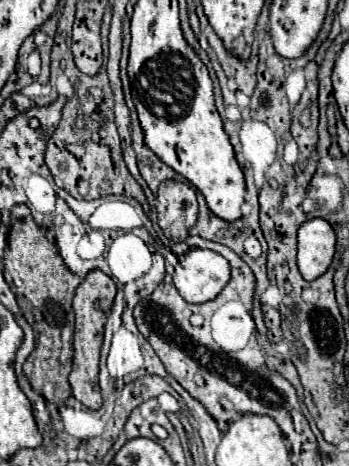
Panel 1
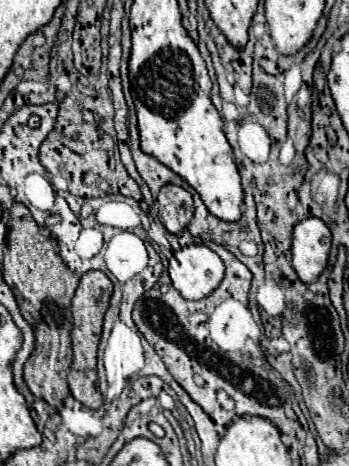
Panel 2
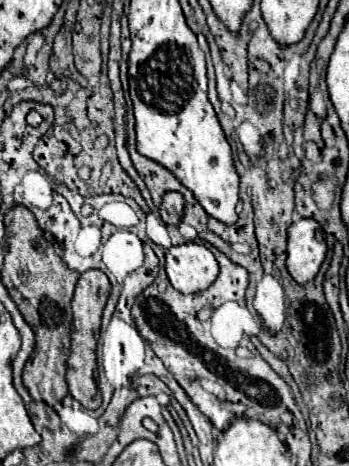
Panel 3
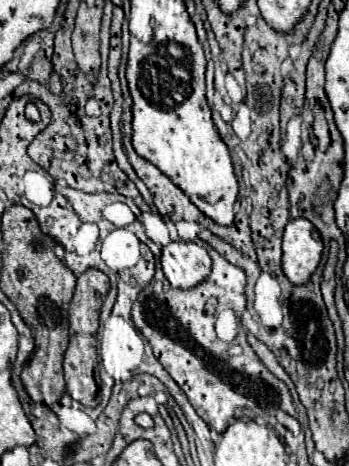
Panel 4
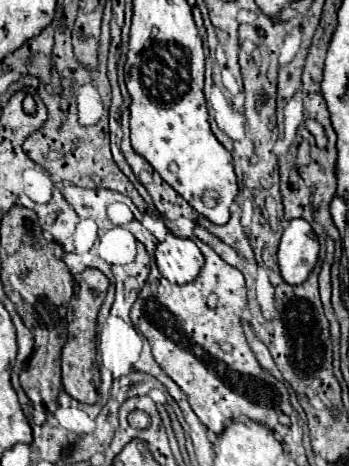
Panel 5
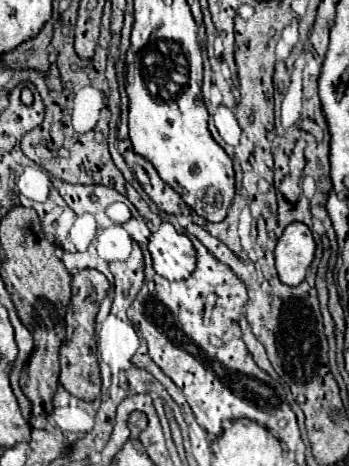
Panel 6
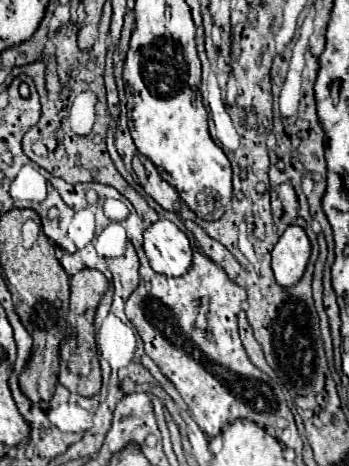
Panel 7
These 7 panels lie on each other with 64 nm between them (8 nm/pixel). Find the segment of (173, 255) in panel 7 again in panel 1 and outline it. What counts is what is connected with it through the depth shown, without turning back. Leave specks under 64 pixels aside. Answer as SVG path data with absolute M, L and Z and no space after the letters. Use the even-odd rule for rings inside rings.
M192 248L184 254L174 272L174 284L180 296L190 304L214 300L230 280L230 264L212 250Z

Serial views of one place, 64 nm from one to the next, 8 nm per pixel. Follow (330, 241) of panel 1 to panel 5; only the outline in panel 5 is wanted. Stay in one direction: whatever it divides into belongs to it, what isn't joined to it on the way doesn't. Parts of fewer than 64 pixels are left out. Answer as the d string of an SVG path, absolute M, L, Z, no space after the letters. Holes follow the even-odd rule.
M290 220L284 228L278 264L280 274L288 284L302 284L316 266L320 252L318 238L306 220Z

